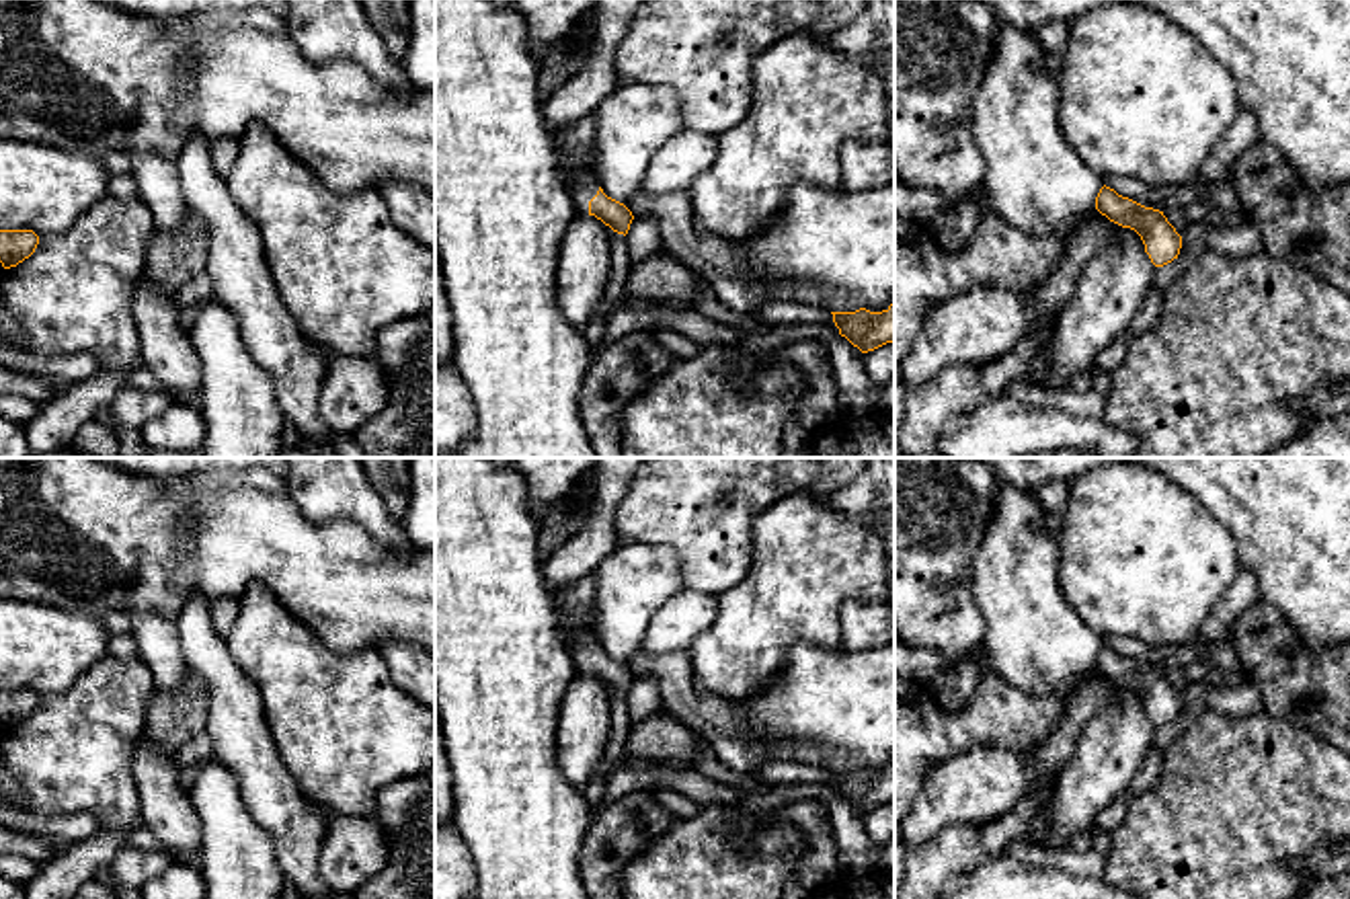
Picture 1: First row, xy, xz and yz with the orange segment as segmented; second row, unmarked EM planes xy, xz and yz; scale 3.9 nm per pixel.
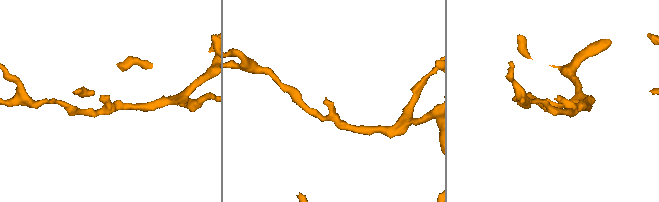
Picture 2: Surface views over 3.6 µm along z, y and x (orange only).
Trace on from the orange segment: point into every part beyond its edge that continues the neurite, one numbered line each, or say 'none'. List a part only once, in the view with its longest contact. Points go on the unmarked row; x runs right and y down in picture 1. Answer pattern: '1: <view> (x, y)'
1: xz (585, 647)

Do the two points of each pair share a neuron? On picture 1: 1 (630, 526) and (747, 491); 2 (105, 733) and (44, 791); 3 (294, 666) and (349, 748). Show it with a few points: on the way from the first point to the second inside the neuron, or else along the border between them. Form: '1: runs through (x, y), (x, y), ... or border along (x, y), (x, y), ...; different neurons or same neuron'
1: runs through (659, 510), (694, 491), (719, 491); same neuron
2: runs through (89, 750), (58, 780); same neuron
3: runs through (304, 686), (341, 727); same neuron

